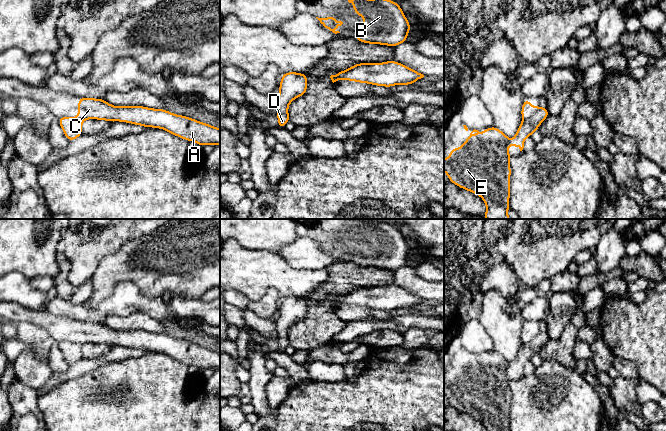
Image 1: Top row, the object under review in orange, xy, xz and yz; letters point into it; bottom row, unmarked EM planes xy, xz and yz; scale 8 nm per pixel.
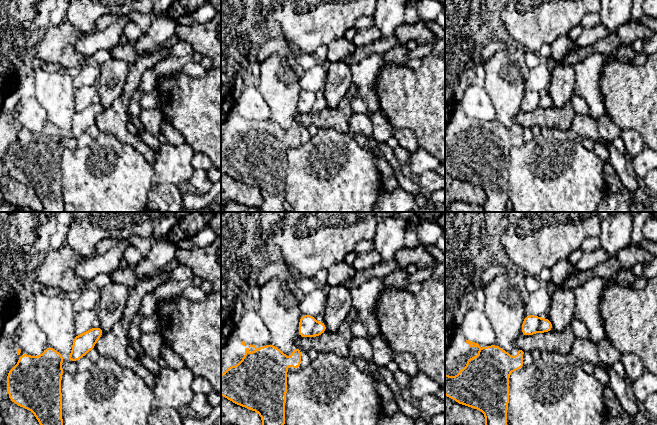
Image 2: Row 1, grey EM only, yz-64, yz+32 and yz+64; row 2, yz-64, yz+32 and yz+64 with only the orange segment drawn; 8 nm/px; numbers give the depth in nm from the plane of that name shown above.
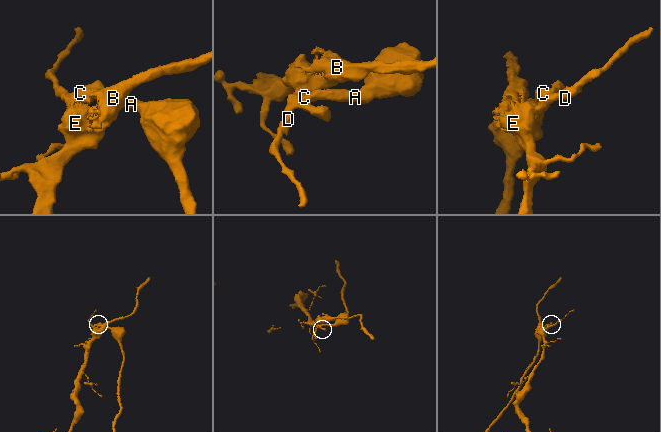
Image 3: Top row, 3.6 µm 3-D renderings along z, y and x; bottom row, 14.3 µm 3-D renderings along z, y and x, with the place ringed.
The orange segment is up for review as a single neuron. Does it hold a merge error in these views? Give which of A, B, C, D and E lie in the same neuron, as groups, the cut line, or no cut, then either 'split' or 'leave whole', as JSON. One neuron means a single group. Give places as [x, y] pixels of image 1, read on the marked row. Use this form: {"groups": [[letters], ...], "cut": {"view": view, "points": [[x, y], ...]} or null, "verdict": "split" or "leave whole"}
{"groups": [["A", "C"], ["B", "D", "E"]], "cut": {"view": "yz", "points": [[539, 107], [528, 118], [523, 120]]}, "verdict": "split"}

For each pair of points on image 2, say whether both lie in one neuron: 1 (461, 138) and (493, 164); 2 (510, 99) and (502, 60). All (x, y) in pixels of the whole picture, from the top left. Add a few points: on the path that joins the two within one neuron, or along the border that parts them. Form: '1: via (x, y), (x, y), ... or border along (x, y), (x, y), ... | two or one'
1: via (469, 143), (485, 159) | one
2: via (506, 89), (506, 78), (502, 74), (502, 70) | one

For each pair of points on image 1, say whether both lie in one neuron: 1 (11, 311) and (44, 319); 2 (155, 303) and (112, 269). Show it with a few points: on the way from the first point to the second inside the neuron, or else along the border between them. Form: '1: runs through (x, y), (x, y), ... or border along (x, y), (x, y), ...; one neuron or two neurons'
1: runs through (19, 314), (36, 317); one neuron
2: border along (146, 295), (131, 282), (120, 281), (109, 296); two neurons

